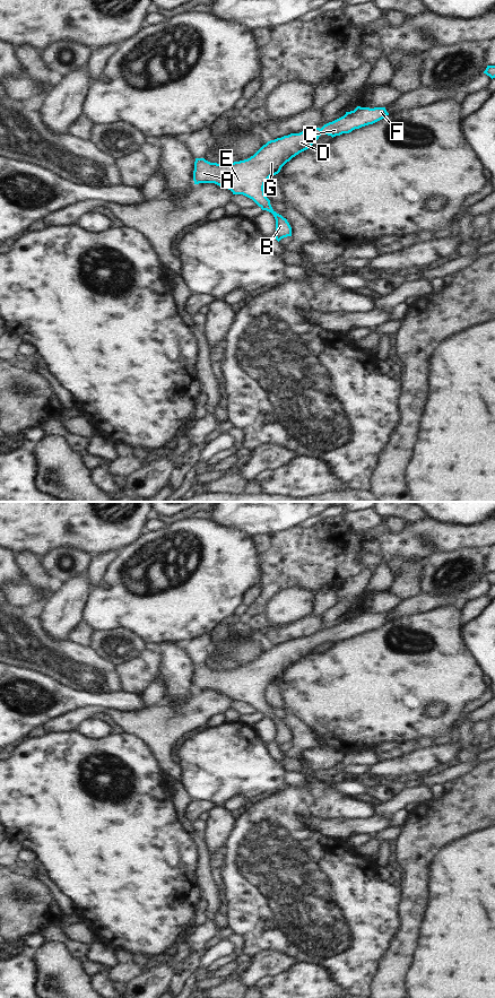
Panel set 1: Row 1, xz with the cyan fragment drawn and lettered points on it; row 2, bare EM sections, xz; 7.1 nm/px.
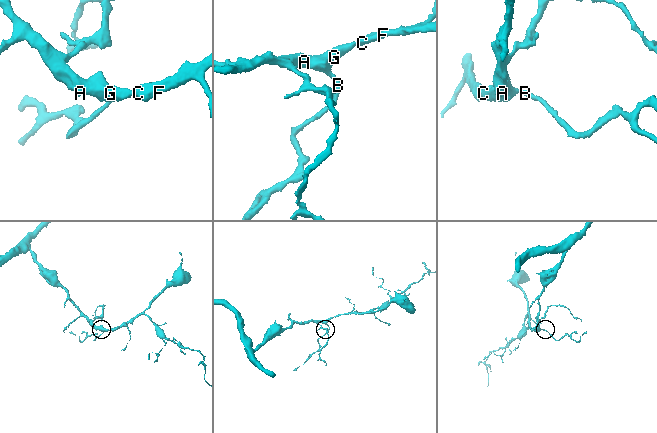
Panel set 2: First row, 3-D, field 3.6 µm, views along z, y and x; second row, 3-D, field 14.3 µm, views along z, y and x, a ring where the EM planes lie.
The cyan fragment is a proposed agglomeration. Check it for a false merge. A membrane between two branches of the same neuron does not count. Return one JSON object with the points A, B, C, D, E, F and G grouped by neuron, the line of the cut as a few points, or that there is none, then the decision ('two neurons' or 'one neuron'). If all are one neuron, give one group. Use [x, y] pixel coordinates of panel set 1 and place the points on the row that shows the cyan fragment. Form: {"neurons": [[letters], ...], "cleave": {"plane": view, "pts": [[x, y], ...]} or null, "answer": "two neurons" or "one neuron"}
{"neurons": [["A", "B", "C", "D", "E", "F", "G"]], "cleave": null, "answer": "one neuron"}

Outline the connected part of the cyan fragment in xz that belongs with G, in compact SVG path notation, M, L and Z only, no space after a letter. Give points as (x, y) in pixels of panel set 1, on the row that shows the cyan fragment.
M357 106L354 111L346 112L344 116L324 124L321 129L315 128L270 140L253 156L244 160L217 164L205 158L196 158L194 184L215 183L231 190L233 194L243 194L252 199L262 210L273 215L276 219L273 235L279 242L284 237L292 236L292 227L286 218L272 209L263 190L266 181L278 174L293 157L309 149L322 133L333 138L373 124L387 115L389 113L385 107Z

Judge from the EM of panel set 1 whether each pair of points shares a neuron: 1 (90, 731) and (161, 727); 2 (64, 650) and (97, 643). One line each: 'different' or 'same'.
1: different
2: different

